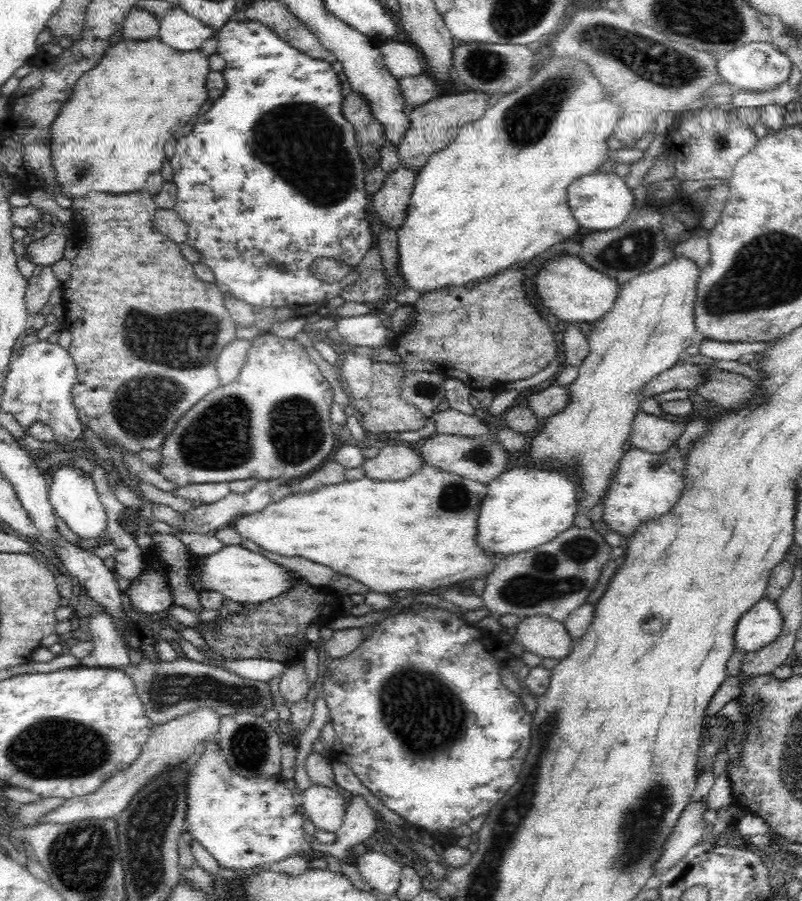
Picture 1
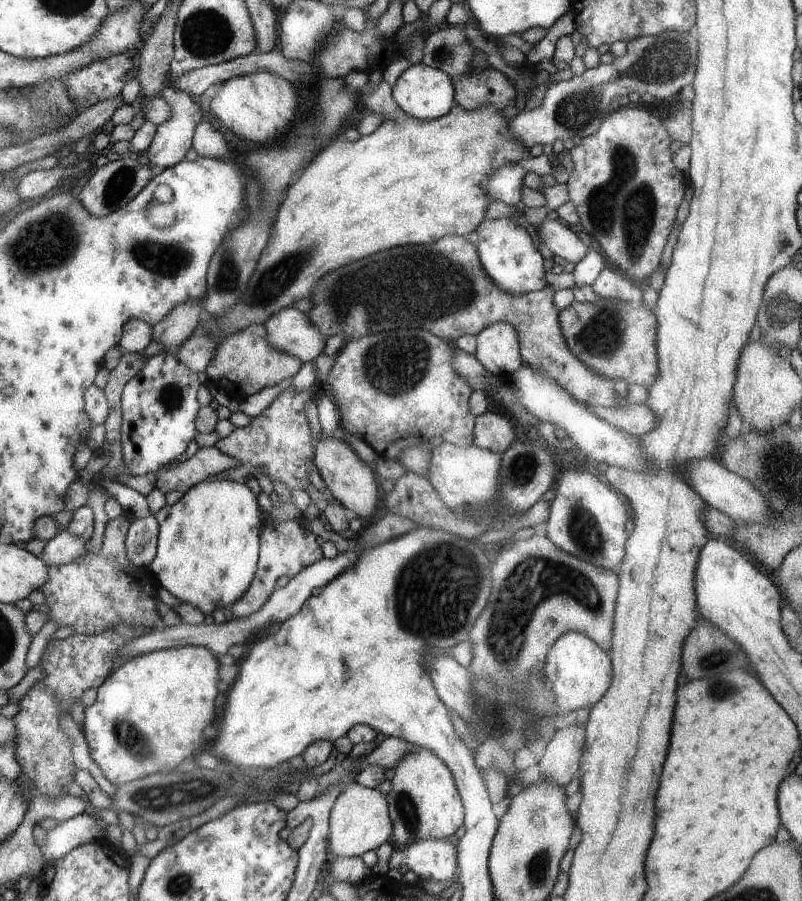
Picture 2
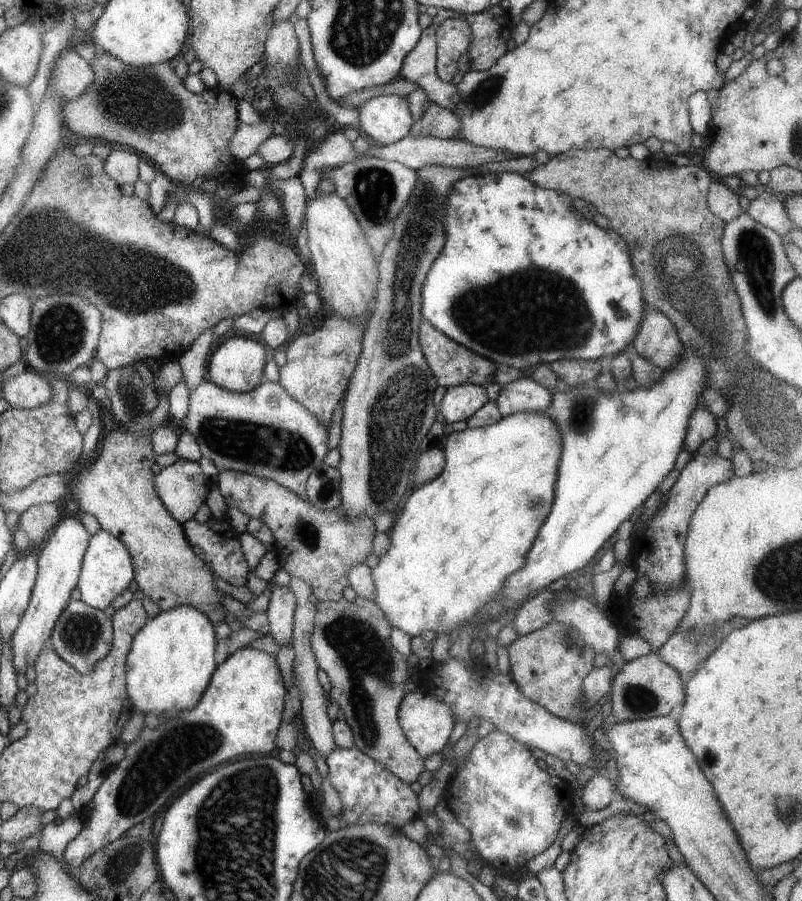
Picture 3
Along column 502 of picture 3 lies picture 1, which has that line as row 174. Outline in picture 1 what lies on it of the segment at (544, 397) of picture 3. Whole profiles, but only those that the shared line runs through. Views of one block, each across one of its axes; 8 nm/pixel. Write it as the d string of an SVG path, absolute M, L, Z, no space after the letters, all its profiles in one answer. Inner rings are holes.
M400 162L396 170L386 174L382 187L373 194L372 204L380 222L390 228L398 229L406 217L416 173Z

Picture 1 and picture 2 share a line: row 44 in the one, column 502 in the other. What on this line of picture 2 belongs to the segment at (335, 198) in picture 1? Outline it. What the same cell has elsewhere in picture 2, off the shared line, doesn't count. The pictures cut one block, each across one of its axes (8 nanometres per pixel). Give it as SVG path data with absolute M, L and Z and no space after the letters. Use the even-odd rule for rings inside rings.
M512 218L484 219L475 227L475 248L485 274L497 288L506 293L522 295L541 290L547 283L543 271L543 256L531 243L527 230Z

